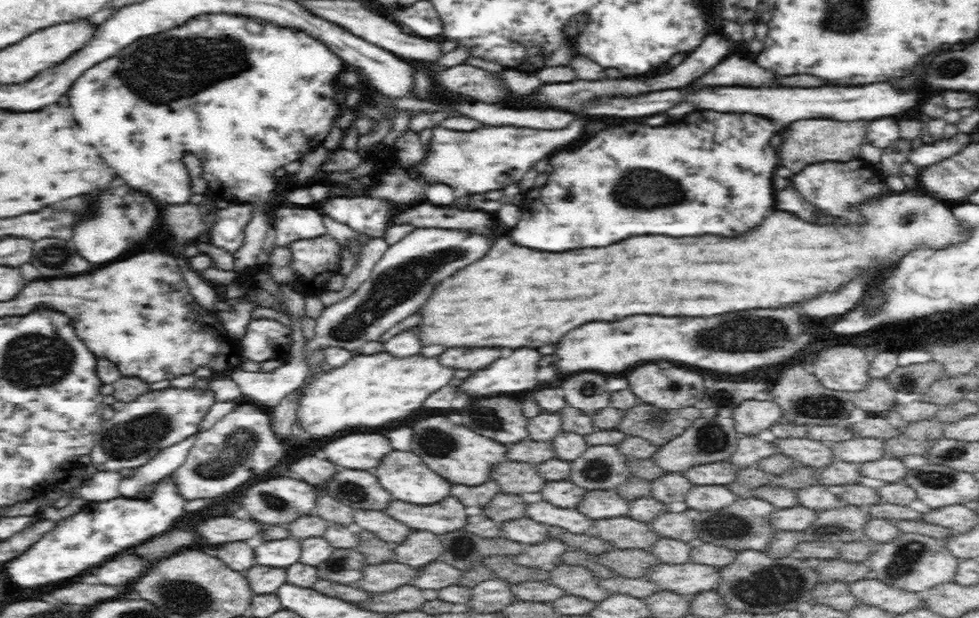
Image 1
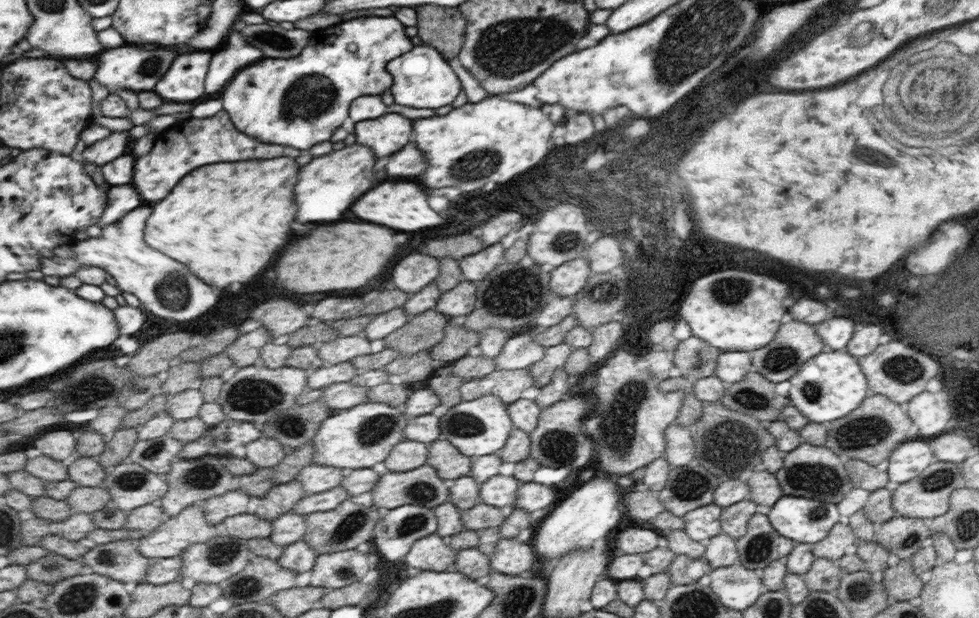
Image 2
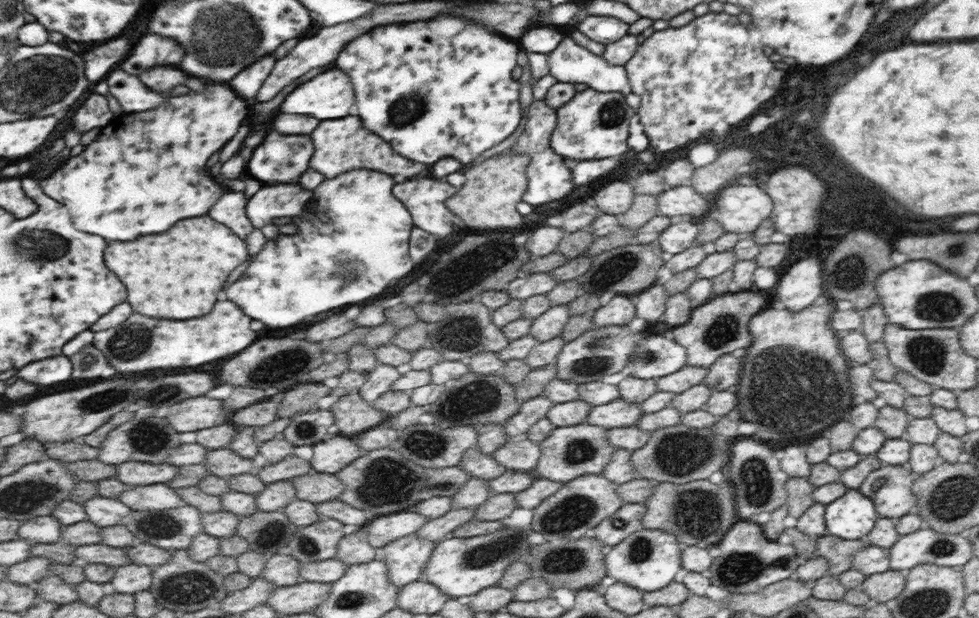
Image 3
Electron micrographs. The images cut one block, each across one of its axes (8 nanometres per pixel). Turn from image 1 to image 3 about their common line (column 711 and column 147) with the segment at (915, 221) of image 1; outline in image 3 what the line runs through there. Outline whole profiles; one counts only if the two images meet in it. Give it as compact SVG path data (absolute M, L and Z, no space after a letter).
M203 216L181 220L173 232L143 236L133 242L111 242L105 264L125 280L129 304L135 312L153 318L189 320L211 314L227 278L249 256L247 244L231 228Z

